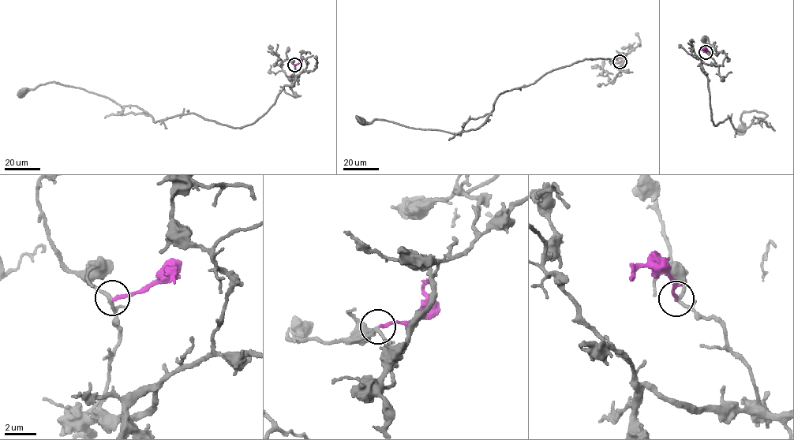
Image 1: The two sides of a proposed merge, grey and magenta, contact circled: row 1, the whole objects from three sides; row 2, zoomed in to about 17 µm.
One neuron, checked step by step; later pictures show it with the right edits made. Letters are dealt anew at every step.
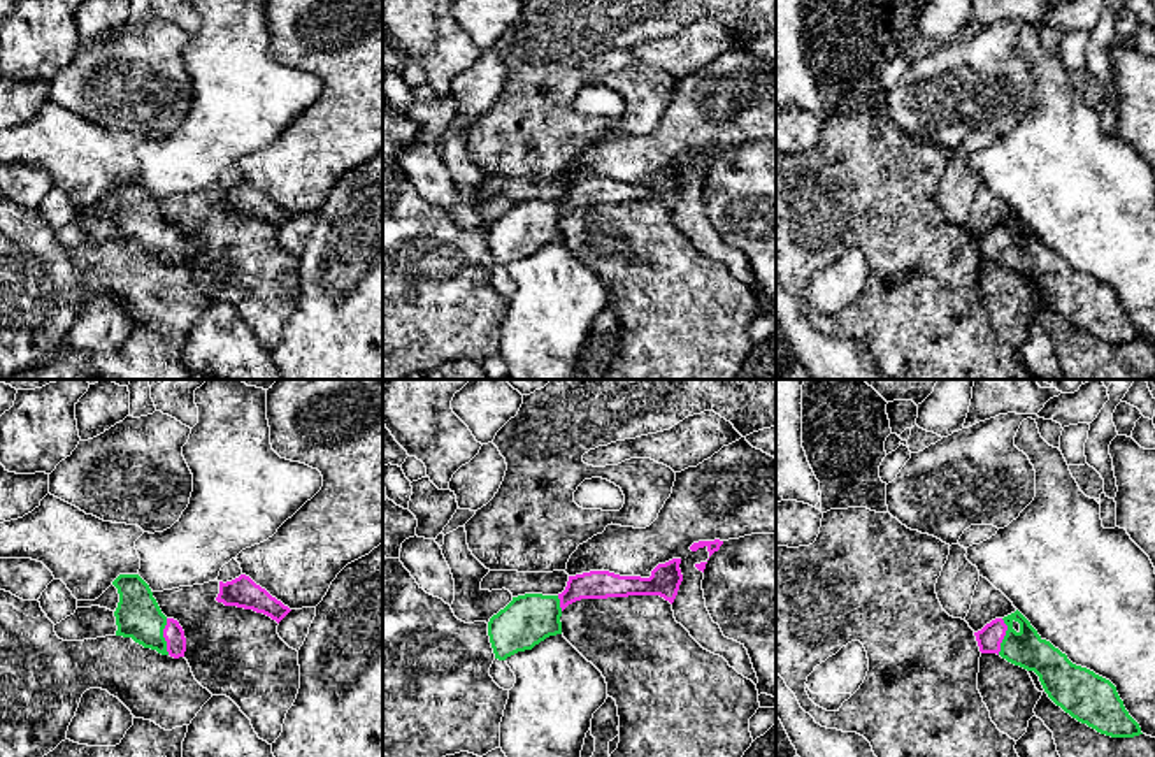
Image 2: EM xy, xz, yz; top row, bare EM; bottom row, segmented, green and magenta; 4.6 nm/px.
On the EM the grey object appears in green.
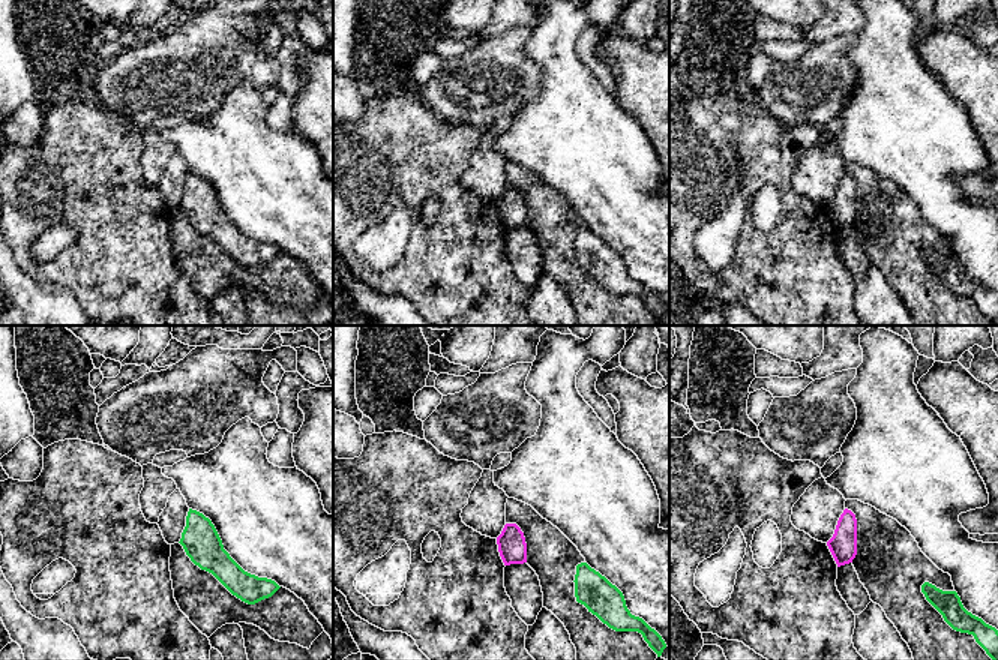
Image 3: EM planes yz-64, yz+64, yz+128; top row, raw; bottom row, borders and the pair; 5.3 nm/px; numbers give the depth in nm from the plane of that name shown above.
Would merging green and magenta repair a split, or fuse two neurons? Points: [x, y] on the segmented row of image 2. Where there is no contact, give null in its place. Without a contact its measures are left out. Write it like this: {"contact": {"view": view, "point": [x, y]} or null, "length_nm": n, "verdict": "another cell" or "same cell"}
{"contact": {"view": "xy", "point": [162, 636]}, "length_nm": 170, "verdict": "same cell"}

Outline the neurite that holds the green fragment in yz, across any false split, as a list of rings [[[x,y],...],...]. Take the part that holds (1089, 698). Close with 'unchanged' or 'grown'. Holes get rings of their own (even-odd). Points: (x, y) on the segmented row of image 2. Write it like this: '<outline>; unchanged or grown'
[[[1018,609],[1004,618],[992,620],[974,636],[981,653],[997,653],[1015,666],[1034,671],[1048,697],[1078,722],[1111,738],[1143,734],[1139,724],[1125,710],[1116,687],[1094,671],[1072,664],[1065,653],[1043,639]]]; grown

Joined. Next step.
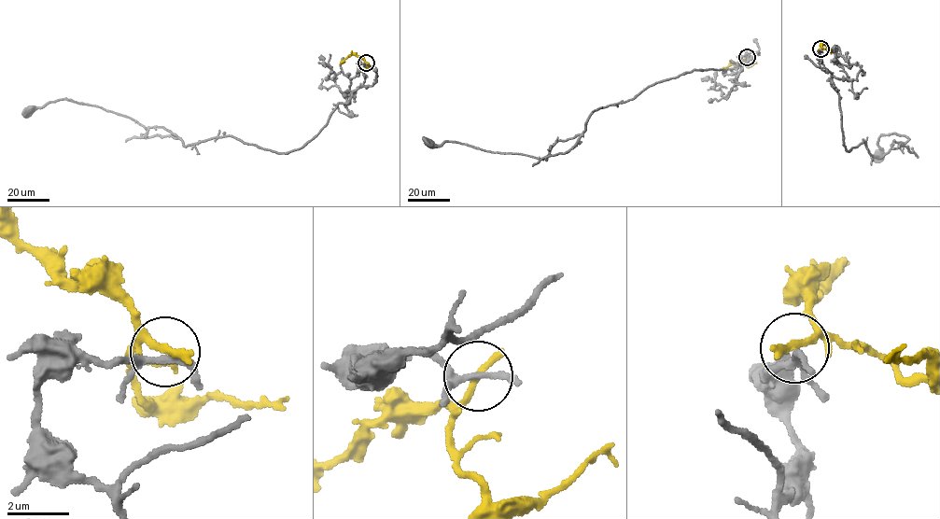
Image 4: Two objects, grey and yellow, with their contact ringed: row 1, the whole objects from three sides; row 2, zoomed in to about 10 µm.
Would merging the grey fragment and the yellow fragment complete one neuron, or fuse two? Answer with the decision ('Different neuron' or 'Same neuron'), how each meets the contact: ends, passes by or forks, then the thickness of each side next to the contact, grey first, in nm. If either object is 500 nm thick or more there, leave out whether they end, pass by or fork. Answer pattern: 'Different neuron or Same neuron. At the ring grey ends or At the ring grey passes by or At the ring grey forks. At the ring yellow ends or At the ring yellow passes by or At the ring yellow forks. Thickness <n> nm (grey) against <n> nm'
Different neuron. At the ring grey forks. At the ring yellow ends. Thickness 160 nm (grey) against 300 nm

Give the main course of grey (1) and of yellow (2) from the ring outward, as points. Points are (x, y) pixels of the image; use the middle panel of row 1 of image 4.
1: (747, 57), (600, 107), (545, 159), (428, 144)
2: (747, 57), (722, 71)

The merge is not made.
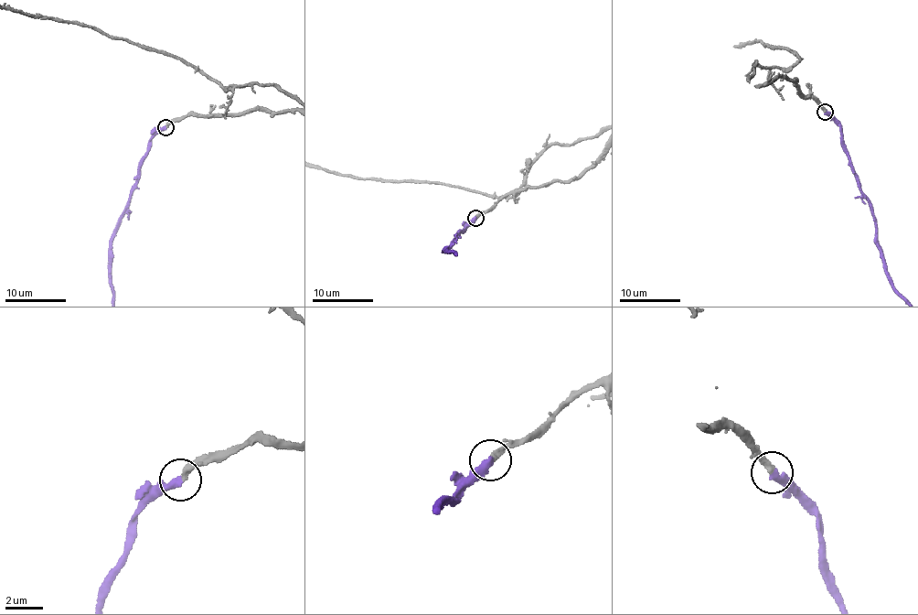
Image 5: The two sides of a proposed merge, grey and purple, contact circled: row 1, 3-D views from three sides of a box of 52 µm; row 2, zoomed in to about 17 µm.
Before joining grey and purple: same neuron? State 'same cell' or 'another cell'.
same cell

